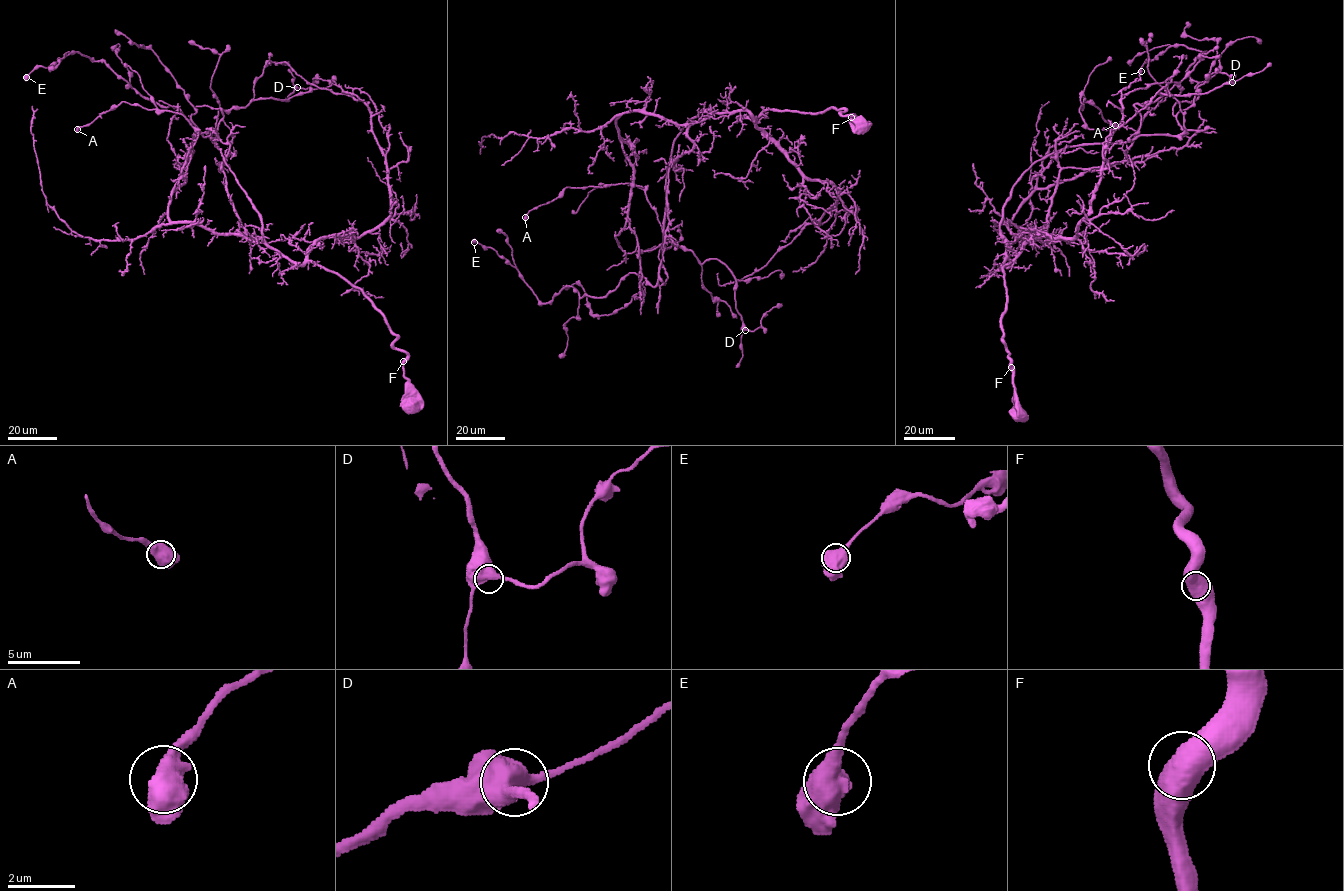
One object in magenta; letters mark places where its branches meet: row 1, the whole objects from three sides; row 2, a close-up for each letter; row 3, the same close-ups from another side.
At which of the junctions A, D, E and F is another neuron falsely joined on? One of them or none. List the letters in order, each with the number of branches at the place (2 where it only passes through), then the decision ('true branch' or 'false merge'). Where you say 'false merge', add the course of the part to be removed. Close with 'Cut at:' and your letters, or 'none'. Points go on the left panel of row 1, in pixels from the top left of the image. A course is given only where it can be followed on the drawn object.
A: branches 2; true branch
D: branches 2; true branch
E: branches 2; true branch
F: branches 2; true branch
Cut at: none

